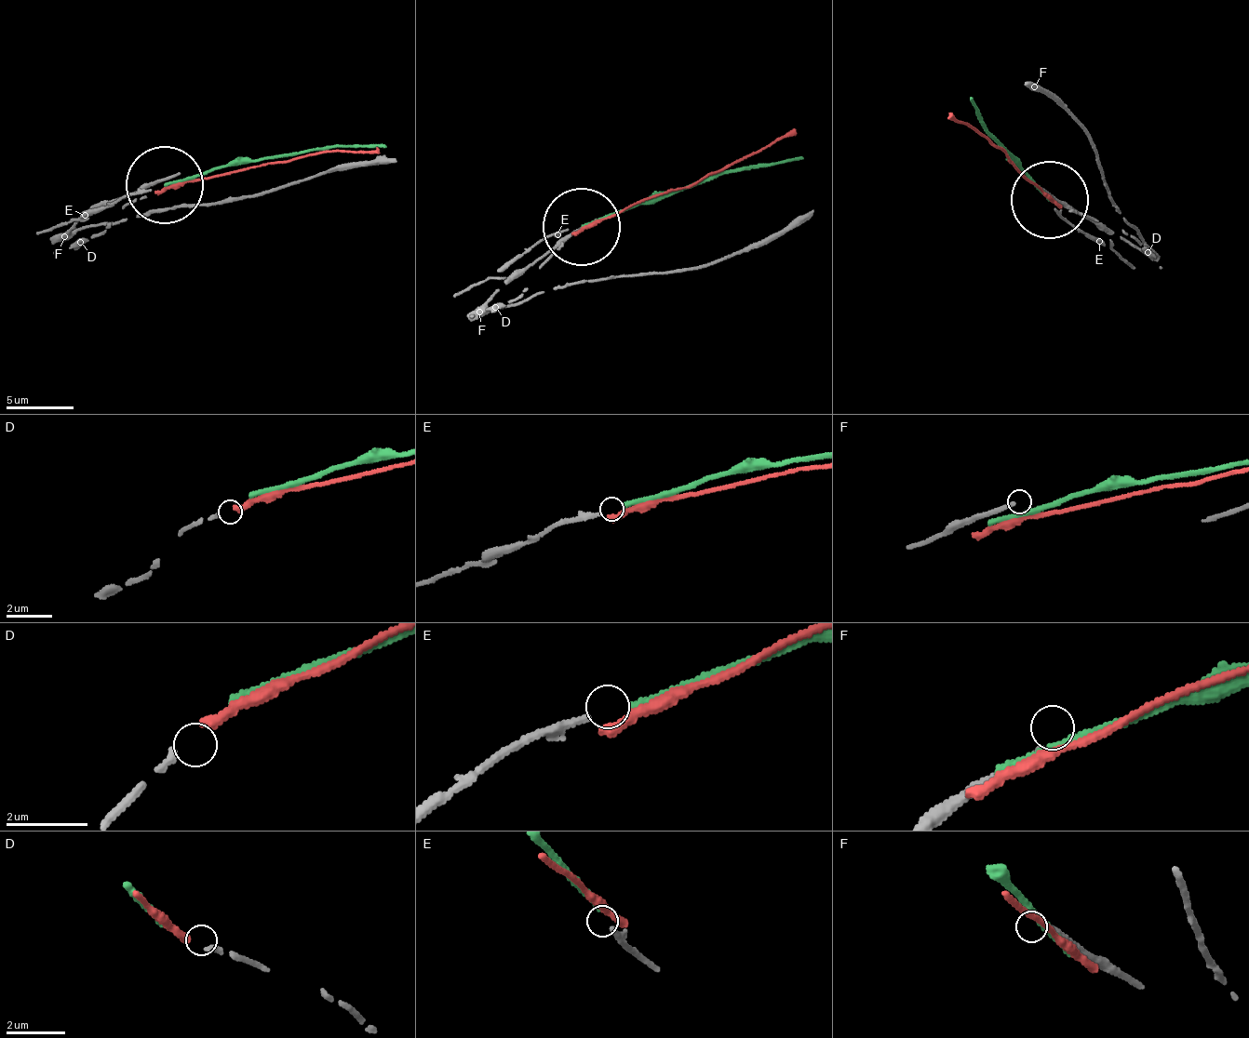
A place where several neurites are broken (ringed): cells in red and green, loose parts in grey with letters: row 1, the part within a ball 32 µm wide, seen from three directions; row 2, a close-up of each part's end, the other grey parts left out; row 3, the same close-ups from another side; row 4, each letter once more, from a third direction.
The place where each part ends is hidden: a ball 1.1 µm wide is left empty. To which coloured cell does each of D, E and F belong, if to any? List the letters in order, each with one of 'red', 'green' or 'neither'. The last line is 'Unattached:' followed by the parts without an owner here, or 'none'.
D: red
E: neither
F: neither
Unattached: E, F

